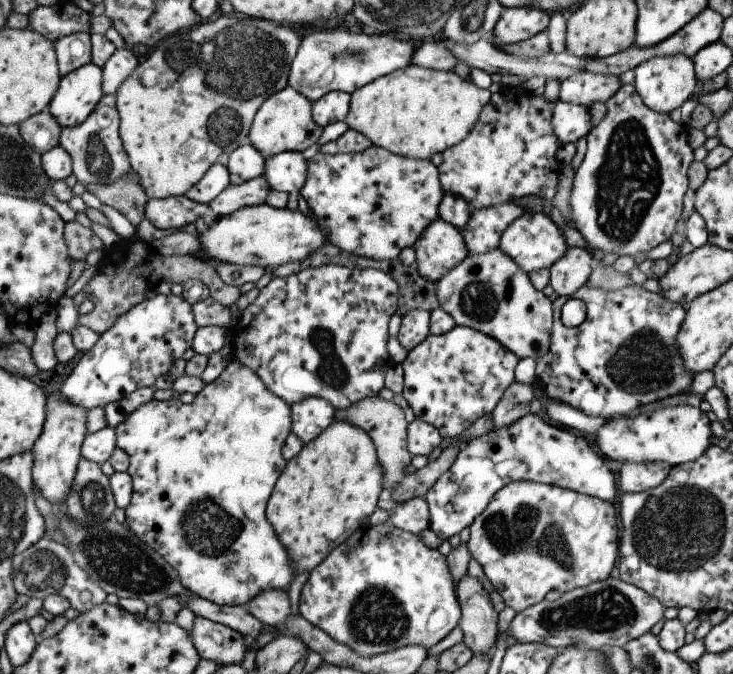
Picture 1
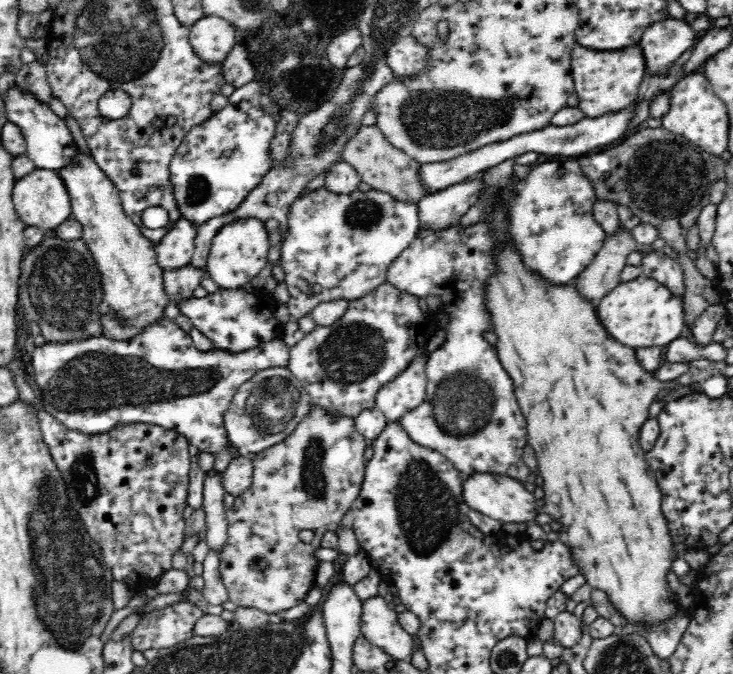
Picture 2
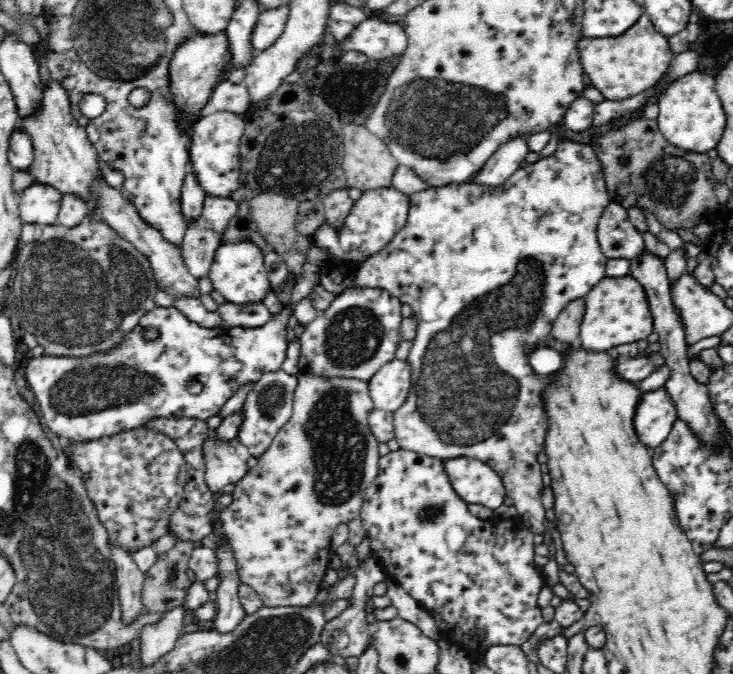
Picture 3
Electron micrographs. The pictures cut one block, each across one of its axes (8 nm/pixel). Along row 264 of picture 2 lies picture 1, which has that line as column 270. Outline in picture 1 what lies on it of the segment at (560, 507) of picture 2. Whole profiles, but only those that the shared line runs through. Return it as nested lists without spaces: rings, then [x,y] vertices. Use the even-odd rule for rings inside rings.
[[[333,420],[315,438],[304,443],[301,450],[285,463],[267,499],[264,515],[275,536],[286,550],[293,575],[314,569],[338,544],[368,523],[378,497],[384,494],[382,468],[372,440],[359,427],[347,421]]]

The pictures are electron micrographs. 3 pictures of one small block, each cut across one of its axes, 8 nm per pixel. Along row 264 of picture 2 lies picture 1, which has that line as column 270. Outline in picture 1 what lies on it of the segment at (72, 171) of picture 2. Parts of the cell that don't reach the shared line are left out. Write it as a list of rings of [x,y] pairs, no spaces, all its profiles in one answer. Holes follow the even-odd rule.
[[[285,85],[259,106],[248,130],[248,142],[253,145],[263,160],[266,161],[283,151],[302,152],[318,141],[322,128],[312,121],[311,103],[308,98],[289,85]]]

